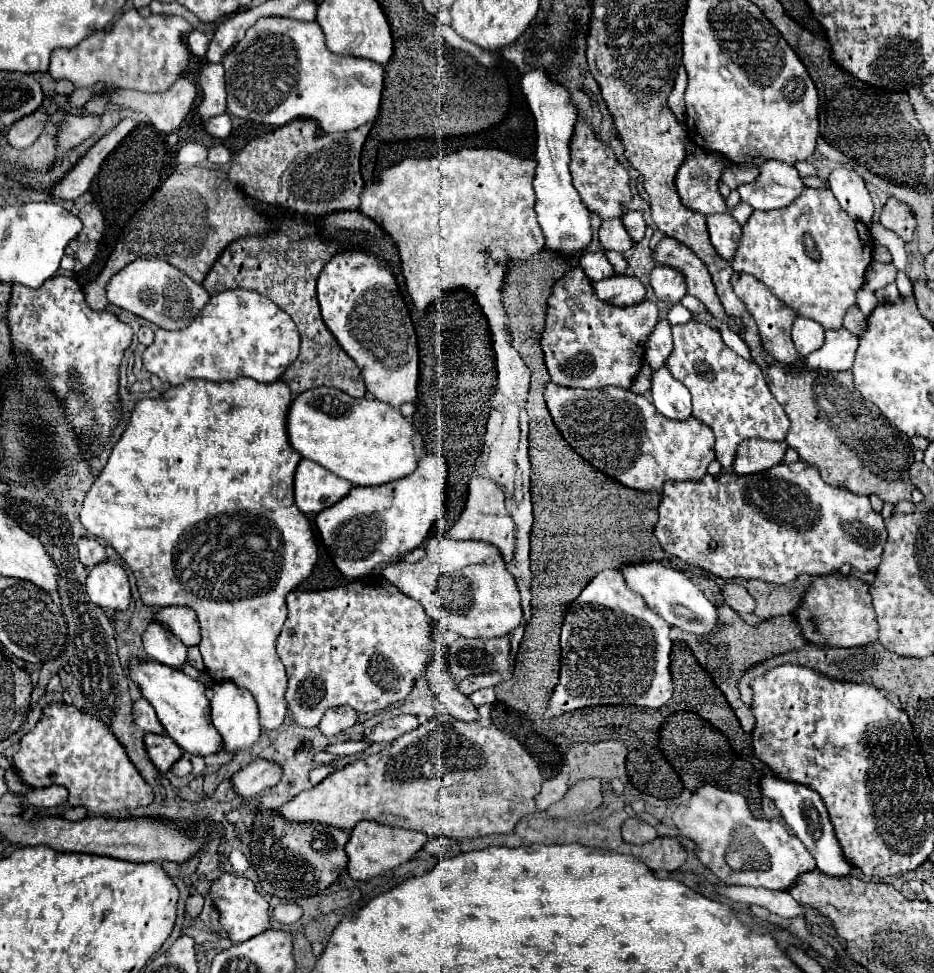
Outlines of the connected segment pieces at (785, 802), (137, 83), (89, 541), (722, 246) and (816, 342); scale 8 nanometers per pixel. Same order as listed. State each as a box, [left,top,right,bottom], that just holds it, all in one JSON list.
[[761,776,855,878],[49,10,193,94],[77,538,107,568],[707,212,741,264],[791,318,823,358]]

